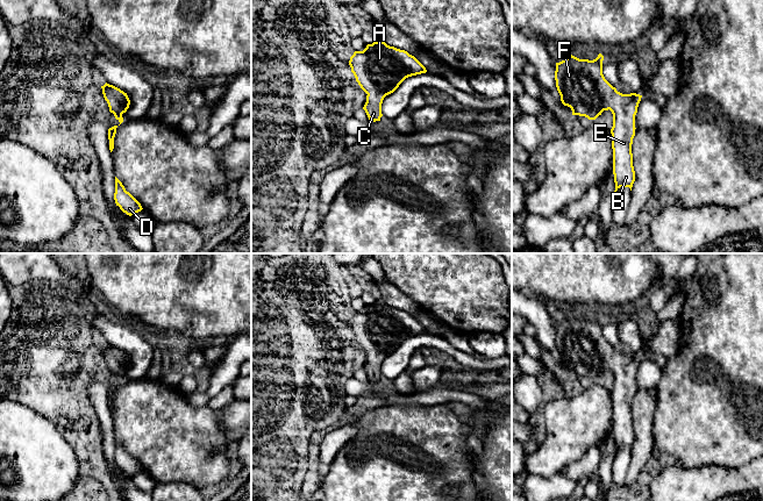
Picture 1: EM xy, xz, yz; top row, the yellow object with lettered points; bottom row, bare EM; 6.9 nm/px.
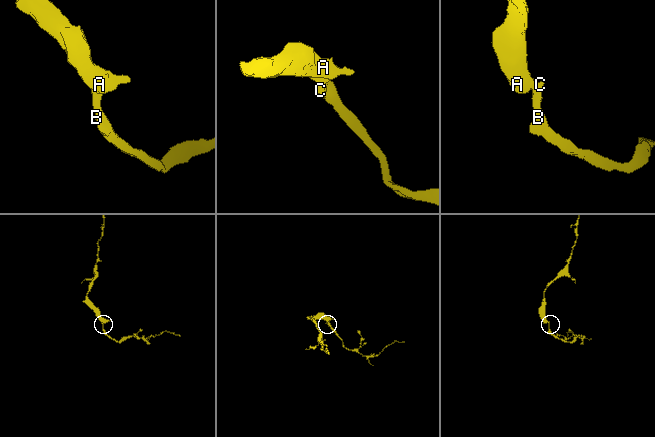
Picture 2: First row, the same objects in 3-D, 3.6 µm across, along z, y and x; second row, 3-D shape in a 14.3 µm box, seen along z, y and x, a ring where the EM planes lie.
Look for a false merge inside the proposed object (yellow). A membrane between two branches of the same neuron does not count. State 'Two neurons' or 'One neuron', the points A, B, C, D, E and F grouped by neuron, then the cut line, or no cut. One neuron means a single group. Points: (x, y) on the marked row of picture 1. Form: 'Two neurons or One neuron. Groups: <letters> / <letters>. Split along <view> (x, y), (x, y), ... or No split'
One neuron. Groups: A B C D E F. No split

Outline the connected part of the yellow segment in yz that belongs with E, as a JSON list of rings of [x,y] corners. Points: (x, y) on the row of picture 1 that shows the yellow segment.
[[[601,53],[598,55],[598,57],[593,60],[589,60],[589,59],[579,59],[572,55],[570,55],[566,59],[559,62],[559,63],[556,63],[556,71],[555,71],[555,80],[556,80],[556,87],[557,87],[557,91],[561,95],[561,101],[564,106],[568,106],[571,108],[572,110],[572,115],[579,115],[579,116],[585,116],[587,117],[589,120],[596,120],[599,115],[601,115],[601,113],[604,110],[611,110],[612,114],[613,114],[613,127],[611,129],[611,134],[612,134],[612,149],[613,149],[613,174],[614,174],[614,182],[615,182],[615,191],[614,191],[614,196],[616,194],[616,191],[620,188],[620,187],[629,187],[630,191],[632,191],[632,187],[633,187],[633,184],[635,181],[635,171],[634,171],[634,166],[633,166],[633,153],[632,153],[632,144],[633,144],[633,138],[635,136],[635,115],[637,113],[637,107],[639,107],[639,103],[641,101],[641,98],[642,95],[640,94],[636,94],[636,93],[630,93],[630,94],[622,94],[620,92],[616,91],[615,87],[613,87],[604,77],[602,74],[602,60],[604,60],[604,56]]]

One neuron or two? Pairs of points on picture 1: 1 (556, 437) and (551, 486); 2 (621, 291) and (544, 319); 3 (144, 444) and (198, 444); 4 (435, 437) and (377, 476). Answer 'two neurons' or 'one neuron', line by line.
1: two neurons
2: two neurons
3: one neuron
4: one neuron

